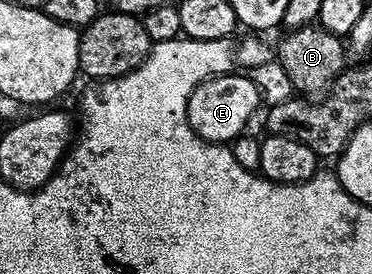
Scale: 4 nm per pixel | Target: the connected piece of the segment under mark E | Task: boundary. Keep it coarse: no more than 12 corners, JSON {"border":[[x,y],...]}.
{"border":[[247,73],[205,78],[188,97],[199,138],[228,144],[261,109]]}

